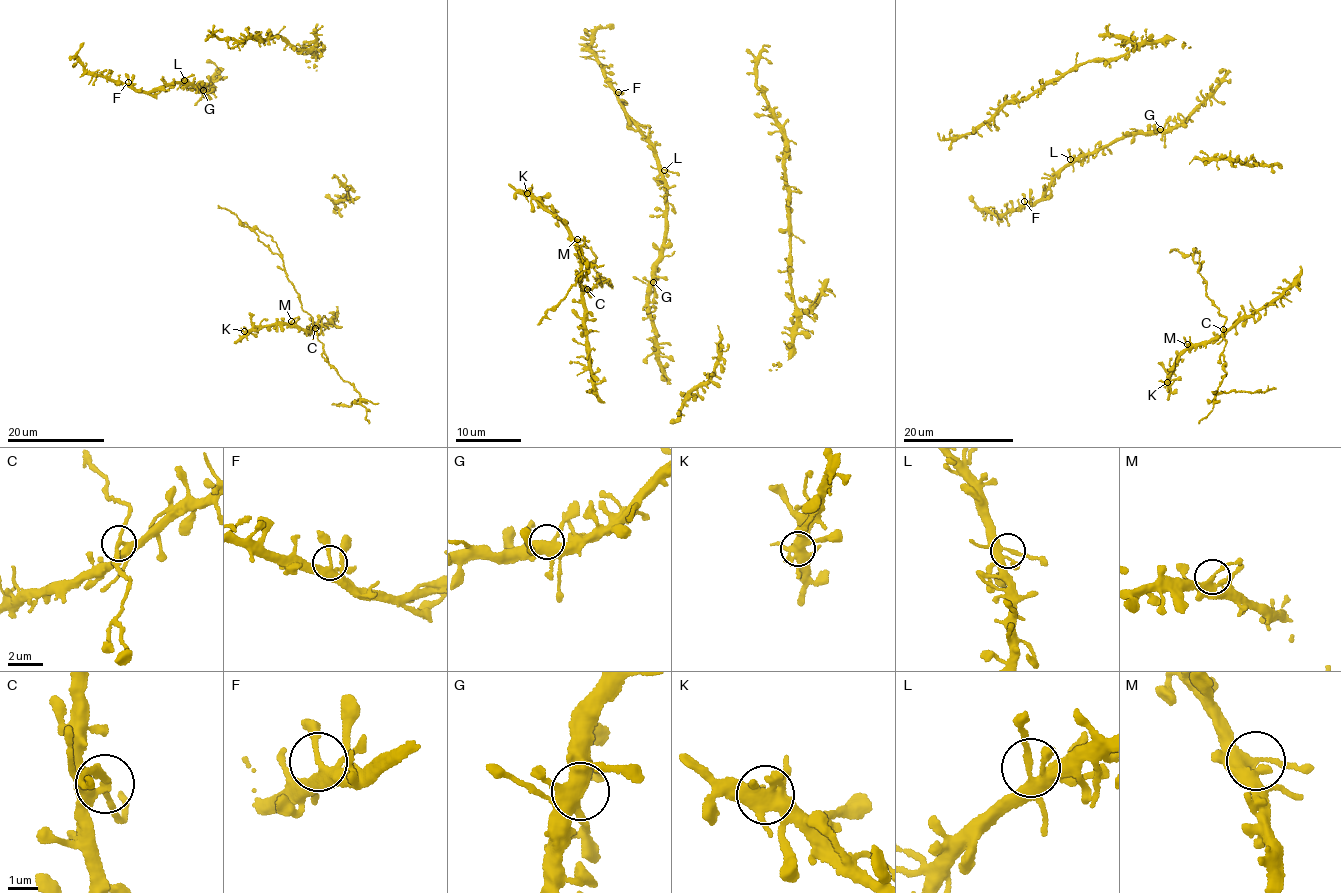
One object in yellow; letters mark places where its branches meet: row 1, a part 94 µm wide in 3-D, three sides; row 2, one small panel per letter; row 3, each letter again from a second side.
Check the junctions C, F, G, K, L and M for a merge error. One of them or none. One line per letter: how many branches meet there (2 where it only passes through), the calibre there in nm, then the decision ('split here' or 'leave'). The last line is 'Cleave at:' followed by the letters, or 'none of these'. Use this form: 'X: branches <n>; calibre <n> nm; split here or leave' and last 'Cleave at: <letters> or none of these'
C: branches 5; calibre 280 nm; split here
F: branches 3; calibre 280 nm; leave
G: branches 5; calibre 440 nm; leave
K: branches 4; calibre 260 nm; leave
L: branches 4; calibre 320 nm; leave
M: branches 5; calibre 320 nm; leave
Cleave at: C

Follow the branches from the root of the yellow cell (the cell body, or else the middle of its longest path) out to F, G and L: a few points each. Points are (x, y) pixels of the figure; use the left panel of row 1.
F: (196, 105), (203, 93), (198, 90), (199, 84), (174, 81), (147, 92), (136, 89), (128, 82)
G: (196, 105), (203, 90)
L: (196, 105), (203, 93), (198, 90), (199, 84), (191, 85), (184, 80)

